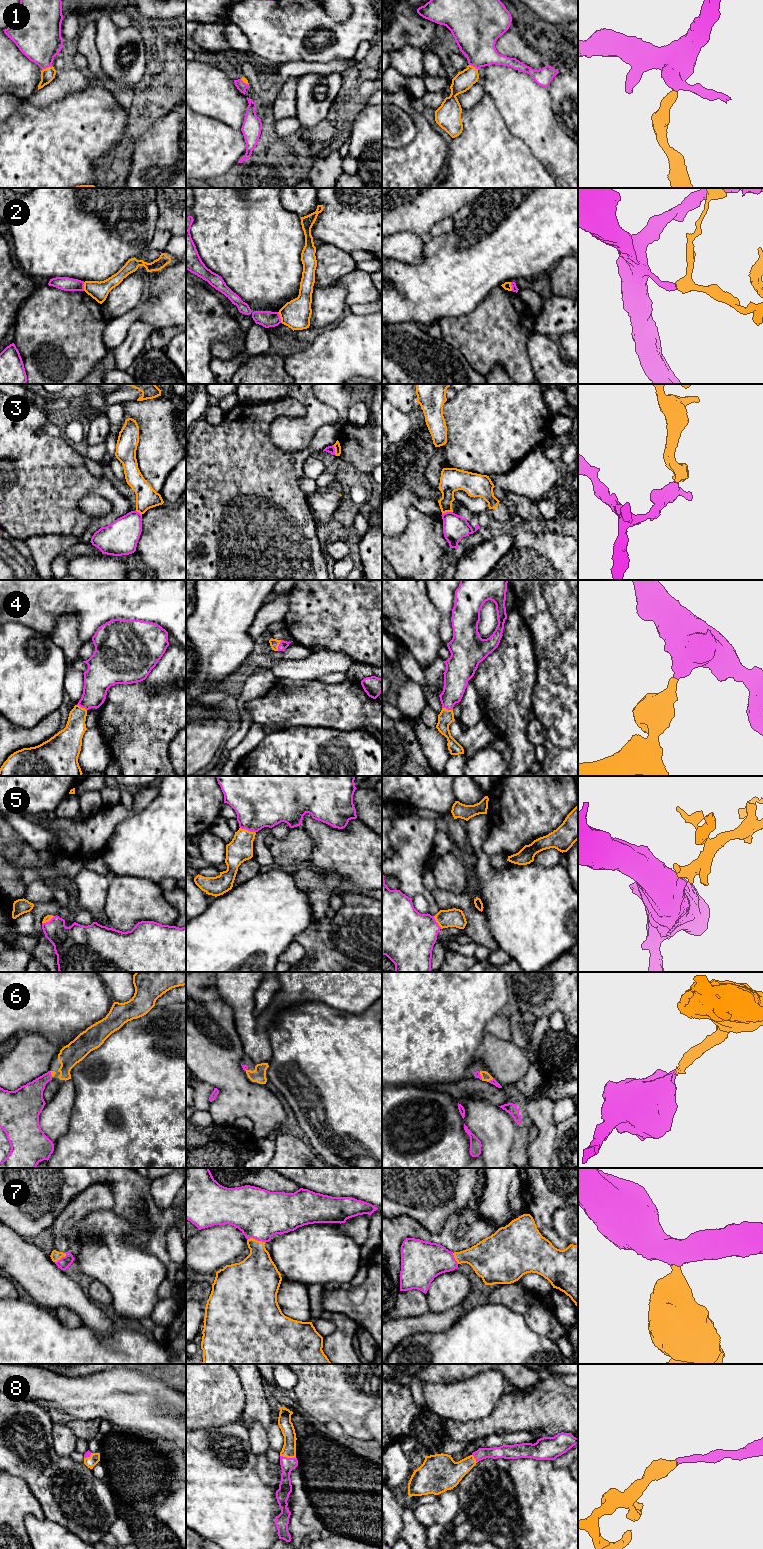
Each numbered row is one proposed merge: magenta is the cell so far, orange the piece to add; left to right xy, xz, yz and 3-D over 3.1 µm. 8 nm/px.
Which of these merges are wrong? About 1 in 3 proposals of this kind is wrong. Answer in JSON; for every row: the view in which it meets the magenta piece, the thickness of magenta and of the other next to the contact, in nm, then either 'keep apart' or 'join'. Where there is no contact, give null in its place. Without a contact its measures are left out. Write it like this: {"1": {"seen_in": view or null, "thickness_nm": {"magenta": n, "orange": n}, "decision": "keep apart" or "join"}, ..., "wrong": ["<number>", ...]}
{"1": {"seen_in": "xy", "thickness_nm": {"magenta": 360, "orange": 110}, "decision": "join"}, "2": {"seen_in": "xz", "thickness_nm": {"magenta": 130, "orange": 240}, "decision": "keep apart"}, "3": {"seen_in": "xz", "thickness_nm": {"magenta": 60, "orange": 50}, "decision": "keep apart"}, "4": {"seen_in": "xz", "thickness_nm": {"magenta": 70, "orange": 80}, "decision": "join"}, "5": {"seen_in": "xz", "thickness_nm": {"magenta": 420, "orange": 200}, "decision": "join"}, "6": {"seen_in": "yz", "thickness_nm": {"magenta": 50, "orange": 70}, "decision": "join"}, "7": {"seen_in": "xz", "thickness_nm": {"magenta": 400, "orange": 280}, "decision": "join"}, "8": {"seen_in": "xz", "thickness_nm": {"magenta": 110, "orange": 110}, "decision": "join"}, "wrong": ["2", "3"]}

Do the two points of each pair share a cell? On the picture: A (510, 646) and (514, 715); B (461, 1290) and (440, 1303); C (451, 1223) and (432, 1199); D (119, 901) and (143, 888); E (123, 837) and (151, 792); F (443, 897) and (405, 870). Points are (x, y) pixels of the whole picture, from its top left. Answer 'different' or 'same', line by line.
A: same
B: same
C: different
D: same
E: different
F: different

